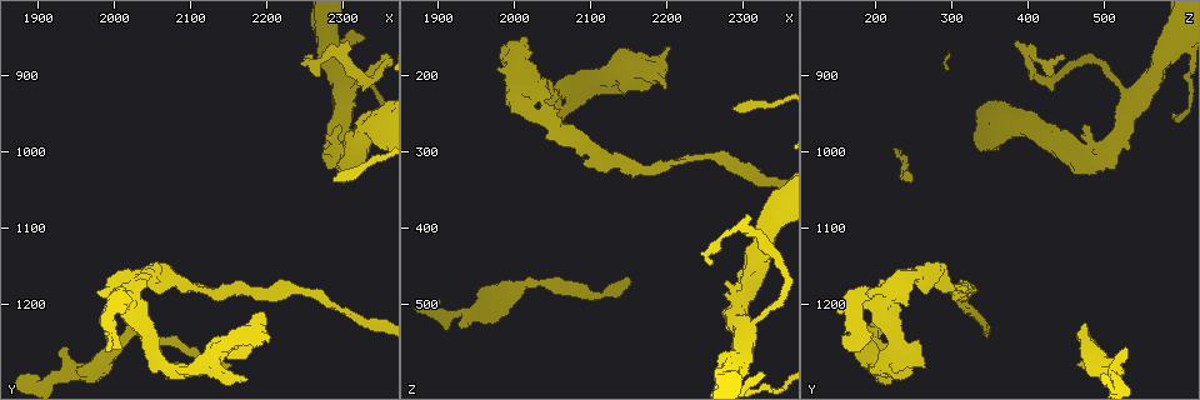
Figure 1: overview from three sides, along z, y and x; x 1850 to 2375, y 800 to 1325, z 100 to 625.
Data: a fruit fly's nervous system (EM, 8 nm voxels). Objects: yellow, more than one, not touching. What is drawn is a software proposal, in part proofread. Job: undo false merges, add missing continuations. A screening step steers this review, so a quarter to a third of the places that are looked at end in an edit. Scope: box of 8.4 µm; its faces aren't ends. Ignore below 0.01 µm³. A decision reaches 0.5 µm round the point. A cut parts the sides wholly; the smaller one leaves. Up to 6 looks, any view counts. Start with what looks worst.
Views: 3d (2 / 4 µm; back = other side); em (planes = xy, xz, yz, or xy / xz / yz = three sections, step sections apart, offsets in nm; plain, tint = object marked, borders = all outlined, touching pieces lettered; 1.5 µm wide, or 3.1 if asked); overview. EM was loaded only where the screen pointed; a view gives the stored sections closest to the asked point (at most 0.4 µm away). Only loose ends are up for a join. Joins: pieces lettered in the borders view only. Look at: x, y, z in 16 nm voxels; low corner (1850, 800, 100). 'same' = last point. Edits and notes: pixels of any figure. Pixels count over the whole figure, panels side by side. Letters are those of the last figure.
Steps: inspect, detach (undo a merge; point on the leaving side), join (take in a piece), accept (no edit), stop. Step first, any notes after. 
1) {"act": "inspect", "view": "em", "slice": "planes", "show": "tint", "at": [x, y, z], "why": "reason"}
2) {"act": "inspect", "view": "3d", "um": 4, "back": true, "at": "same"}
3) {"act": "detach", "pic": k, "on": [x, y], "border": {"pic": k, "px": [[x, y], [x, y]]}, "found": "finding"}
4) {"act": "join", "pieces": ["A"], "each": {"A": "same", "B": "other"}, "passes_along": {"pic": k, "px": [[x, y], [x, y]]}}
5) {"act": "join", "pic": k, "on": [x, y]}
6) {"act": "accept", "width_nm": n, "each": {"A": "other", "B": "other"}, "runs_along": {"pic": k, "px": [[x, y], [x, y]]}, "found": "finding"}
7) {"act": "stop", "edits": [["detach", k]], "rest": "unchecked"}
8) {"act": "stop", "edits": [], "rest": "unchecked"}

{"act": "inspect", "view": "em", "slice": "yz", "step": 8, "show": "tint", "at": [2155, 1285, 470], "why": "end of a long branch"}

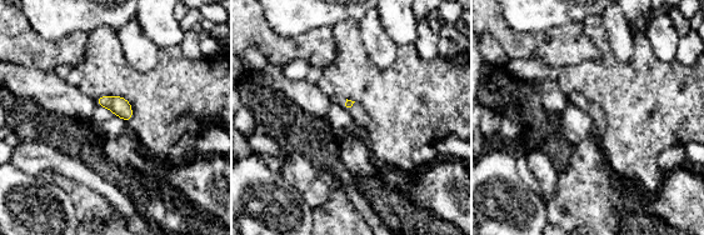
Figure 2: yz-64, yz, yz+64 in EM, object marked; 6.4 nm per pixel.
{"act": "inspect", "view": "em", "slice": "planes", "show": "tint", "at": "same"}

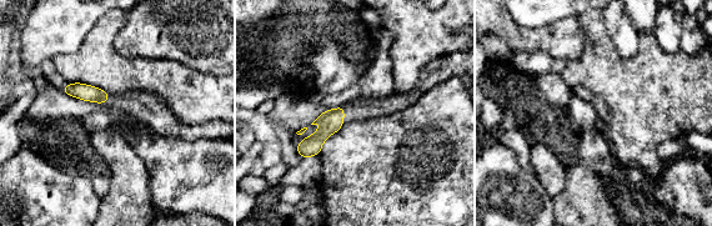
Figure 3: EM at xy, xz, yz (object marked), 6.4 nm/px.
{"act": "inspect", "view": "em", "slice": "planes", "show": "borders", "at": "same"}

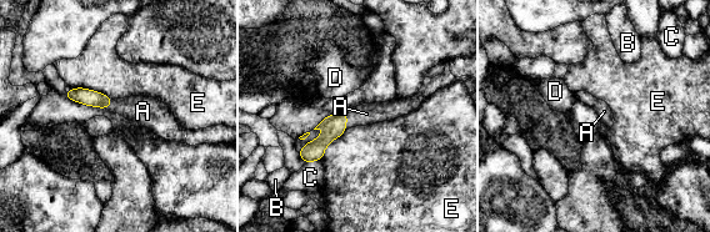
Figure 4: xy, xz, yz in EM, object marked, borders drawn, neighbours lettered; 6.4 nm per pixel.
{"act": "join", "pieces": ["A"], "each": {"A": "same", "B": "other", "C": "other", "D": "other", "E": "other"}, "passes_along": {"pic": 4, "px": [[334, 125], [346, 119], [366, 114]]}, "found": "it goes on there"}

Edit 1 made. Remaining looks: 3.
{"act": "inspect", "view": "overview", "why": "redraw"}

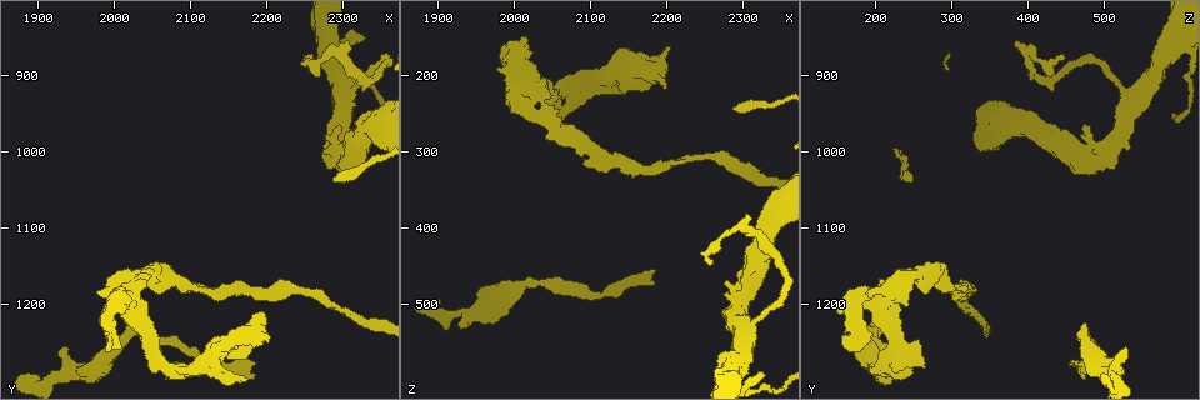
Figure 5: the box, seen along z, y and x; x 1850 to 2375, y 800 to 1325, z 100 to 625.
{"act": "inspect", "view": "3d", "um": 4, "at": [1995, 1250, 160], "why": "branch stops here"}

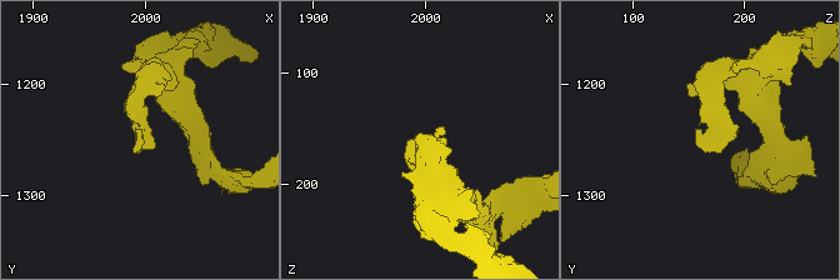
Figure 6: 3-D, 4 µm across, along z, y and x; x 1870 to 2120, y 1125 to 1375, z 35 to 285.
{"act": "inspect", "view": "em", "slice": "xz", "step": 4, "show": "borders", "at": [1994, 1248, 156], "why": "shape alone is not enough"}

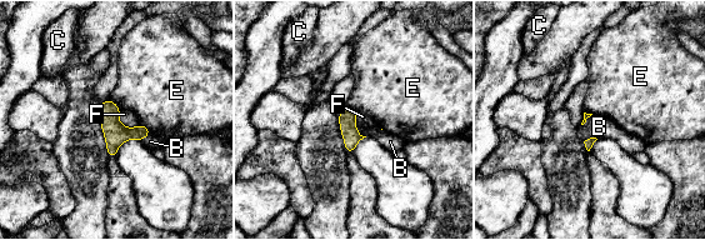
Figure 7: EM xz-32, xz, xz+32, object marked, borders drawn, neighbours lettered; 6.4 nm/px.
{"act": "accept", "each": {"B": "other", "C": "other", "E": "other", "F": "other"}, "border": {"pic": 7, "px": [[345, 105], [358, 114]]}, "found": "none of them fits"}

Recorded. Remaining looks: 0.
{"act": "stop", "edits": [["join", 4]], "rest": "unchecked"}

